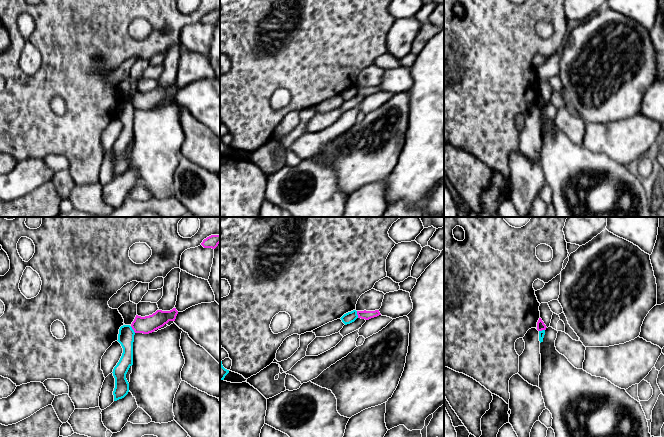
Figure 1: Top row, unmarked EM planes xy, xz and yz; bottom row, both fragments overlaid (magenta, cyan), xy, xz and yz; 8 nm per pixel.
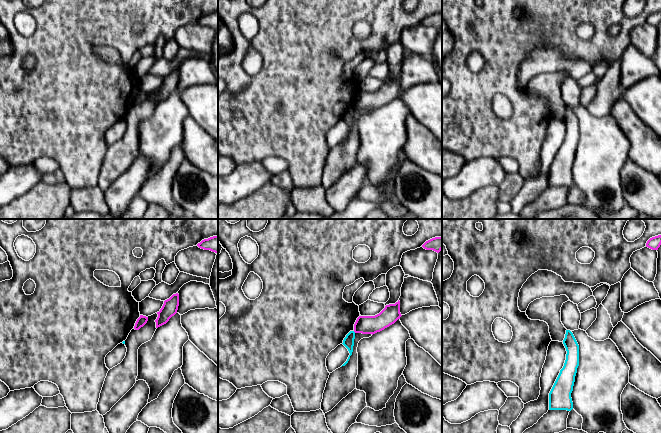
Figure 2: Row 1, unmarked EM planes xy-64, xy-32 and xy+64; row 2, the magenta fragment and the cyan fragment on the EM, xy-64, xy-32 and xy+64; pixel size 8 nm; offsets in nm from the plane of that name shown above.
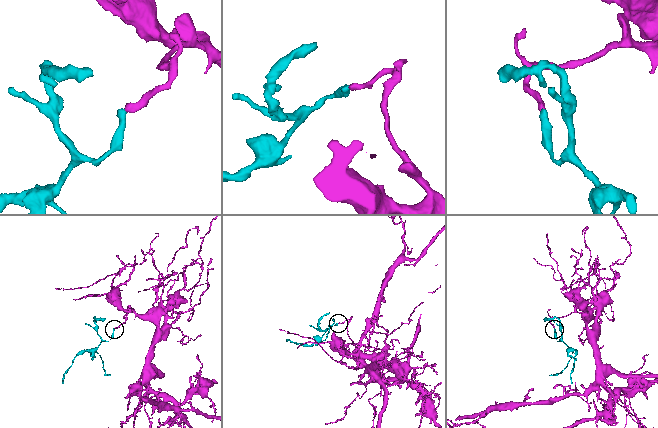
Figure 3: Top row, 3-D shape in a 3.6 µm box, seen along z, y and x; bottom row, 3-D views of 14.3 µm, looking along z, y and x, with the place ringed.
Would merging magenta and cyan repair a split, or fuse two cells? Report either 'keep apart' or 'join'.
keep apart

